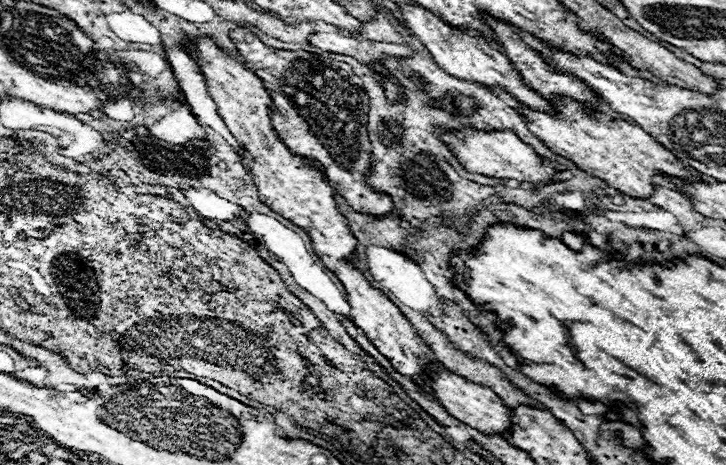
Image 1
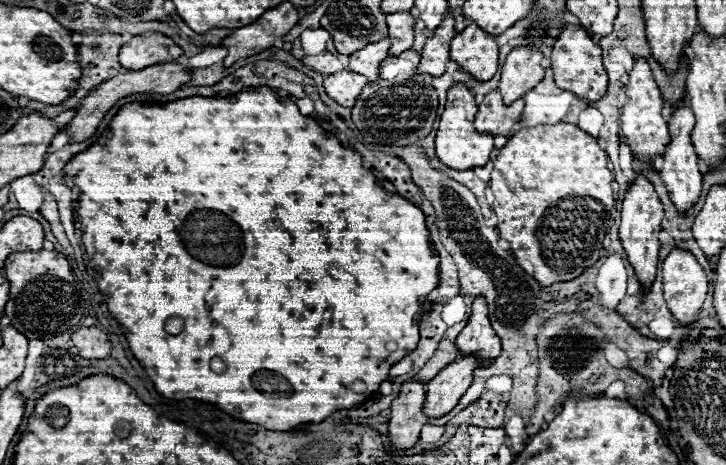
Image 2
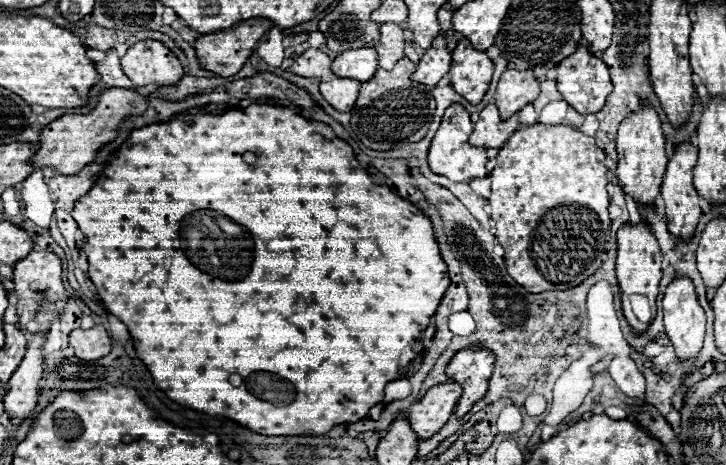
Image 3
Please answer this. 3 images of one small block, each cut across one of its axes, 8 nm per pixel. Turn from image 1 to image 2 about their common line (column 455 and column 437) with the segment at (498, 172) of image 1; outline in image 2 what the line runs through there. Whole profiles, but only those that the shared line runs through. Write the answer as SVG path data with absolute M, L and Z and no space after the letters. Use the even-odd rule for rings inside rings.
M460 82L448 90L448 102L436 132L436 154L446 166L456 170L468 170L468 168L484 166L490 160L490 152L494 150L494 136L474 130L476 112L478 106L474 94L466 88L466 84Z

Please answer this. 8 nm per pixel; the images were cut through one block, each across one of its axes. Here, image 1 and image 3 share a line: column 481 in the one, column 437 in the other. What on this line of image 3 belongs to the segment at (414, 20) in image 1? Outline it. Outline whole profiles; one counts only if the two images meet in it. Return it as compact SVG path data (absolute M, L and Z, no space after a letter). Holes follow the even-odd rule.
M438 34L434 38L432 46L422 56L422 60L418 62L418 68L410 78L420 84L436 86L440 82L440 78L450 70L450 62L452 62L452 54L446 48L446 36Z

